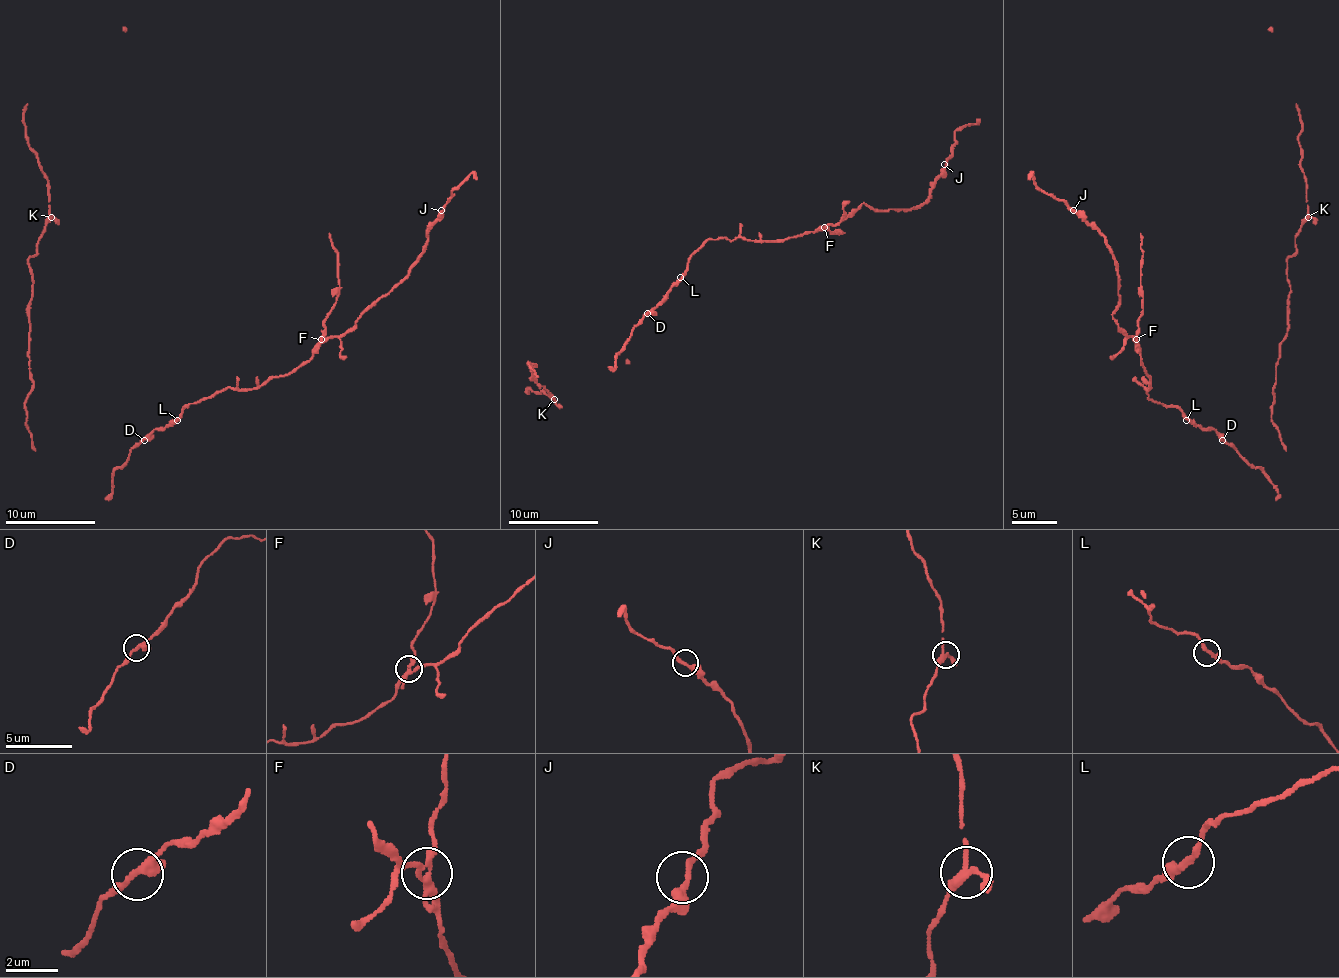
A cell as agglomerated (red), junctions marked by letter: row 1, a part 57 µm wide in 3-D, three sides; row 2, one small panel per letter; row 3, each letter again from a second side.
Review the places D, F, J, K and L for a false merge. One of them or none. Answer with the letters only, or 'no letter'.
F

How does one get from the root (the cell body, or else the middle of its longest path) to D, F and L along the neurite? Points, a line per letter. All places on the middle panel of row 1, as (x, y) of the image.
D: (617, 351), (631, 329), (647, 313)
F: (617, 351), (710, 239), (741, 236), (775, 241), (825, 227)
L: (617, 351), (631, 336), (631, 331), (680, 277)

